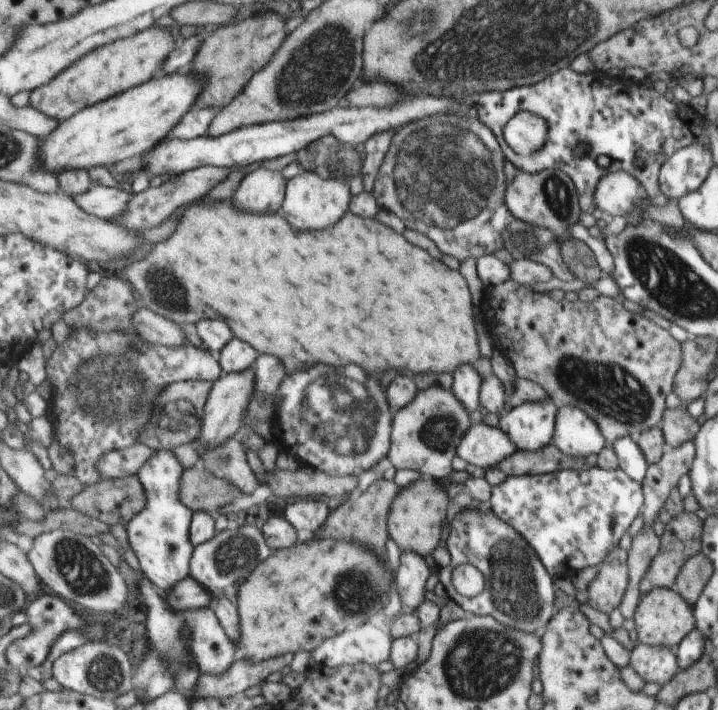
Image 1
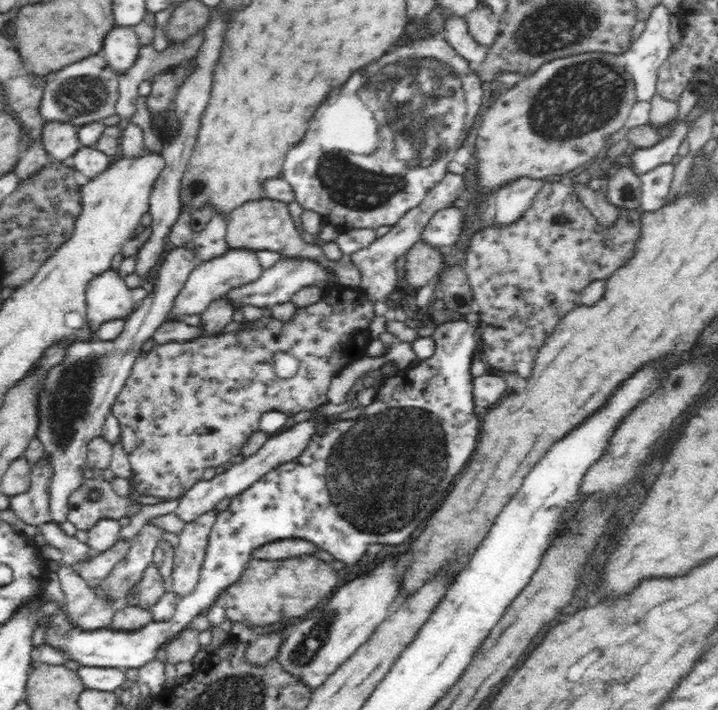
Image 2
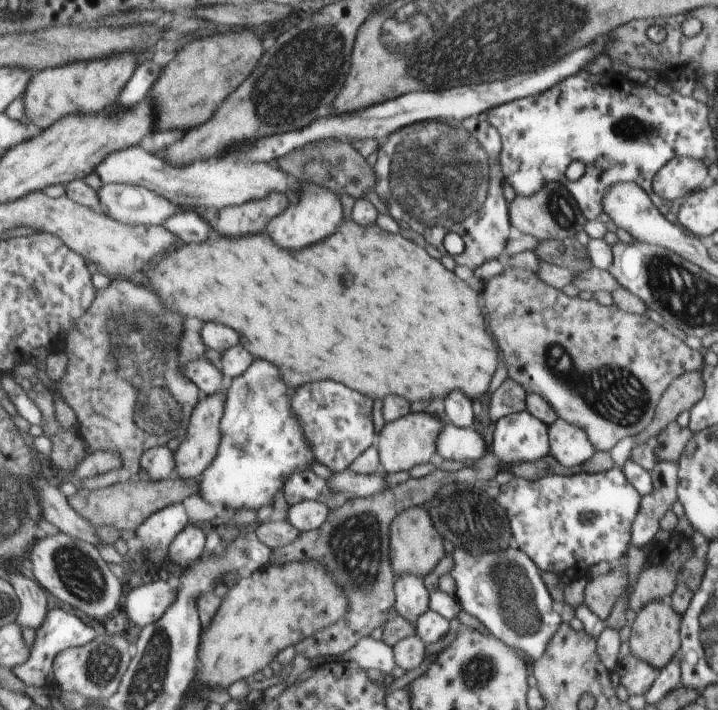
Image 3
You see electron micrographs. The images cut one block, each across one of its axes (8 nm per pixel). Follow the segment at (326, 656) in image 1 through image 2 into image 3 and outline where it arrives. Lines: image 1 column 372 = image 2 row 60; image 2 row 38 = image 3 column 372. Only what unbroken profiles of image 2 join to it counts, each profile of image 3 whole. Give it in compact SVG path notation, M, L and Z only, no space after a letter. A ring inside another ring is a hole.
M365 636L348 650L339 659L350 661L362 670L375 669L381 673L390 674L396 665L395 652L381 640L373 640L371 636Z

